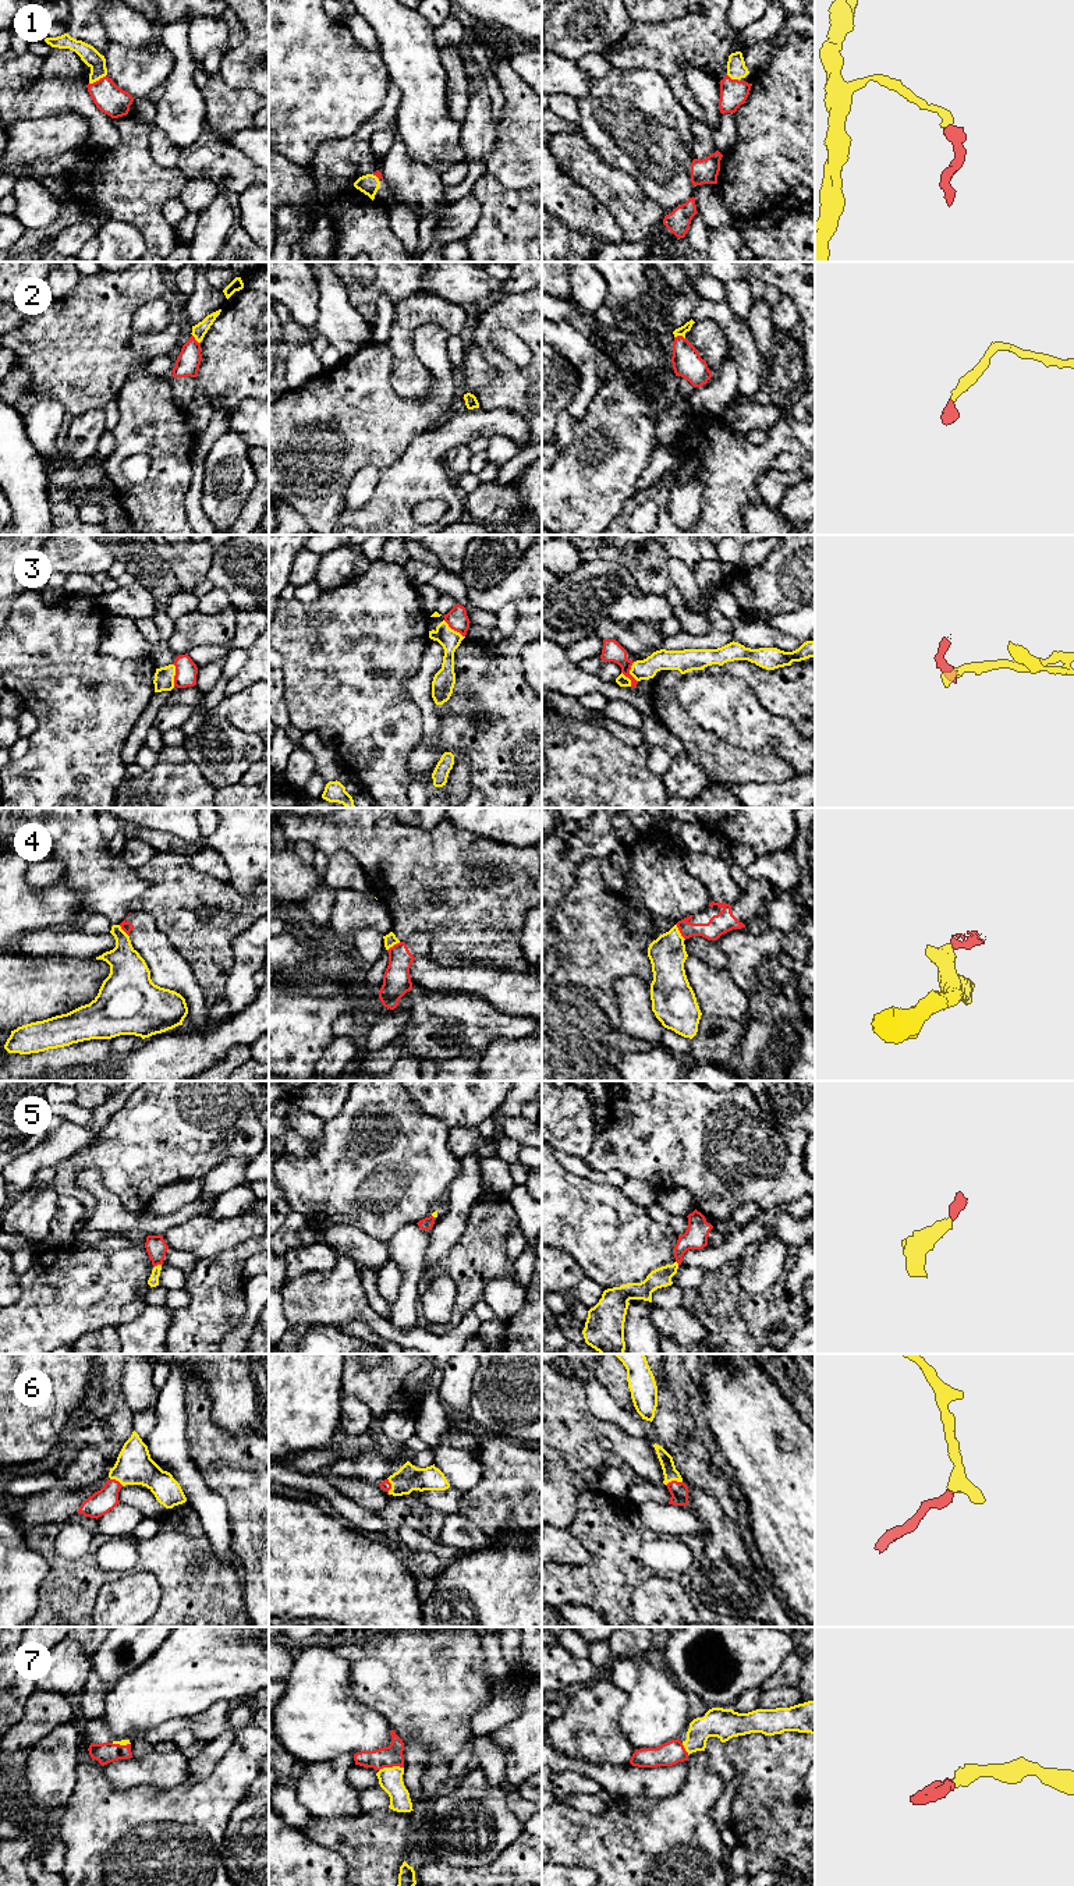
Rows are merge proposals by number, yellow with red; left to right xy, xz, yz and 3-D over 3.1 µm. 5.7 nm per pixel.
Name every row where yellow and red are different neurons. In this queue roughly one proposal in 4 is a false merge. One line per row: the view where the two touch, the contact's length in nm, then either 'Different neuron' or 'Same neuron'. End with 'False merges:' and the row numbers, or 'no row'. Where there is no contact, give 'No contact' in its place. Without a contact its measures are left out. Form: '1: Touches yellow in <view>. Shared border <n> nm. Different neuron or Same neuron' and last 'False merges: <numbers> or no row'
1: Touches yellow in xy. Shared border 110 nm. Same neuron
2: Touches yellow in yz. Shared border 70 nm. Same neuron
3: Touches yellow in xy. Shared border 140 nm. Different neuron
4: Touches yellow in yz. Shared border 110 nm. Different neuron
5: Touches yellow in xy. Shared border 40 nm. Same neuron
6: Touches yellow in yz. Shared border 100 nm. Same neuron
7: Touches yellow in xz. Shared border 150 nm. Same neuron
False merges: 3, 4

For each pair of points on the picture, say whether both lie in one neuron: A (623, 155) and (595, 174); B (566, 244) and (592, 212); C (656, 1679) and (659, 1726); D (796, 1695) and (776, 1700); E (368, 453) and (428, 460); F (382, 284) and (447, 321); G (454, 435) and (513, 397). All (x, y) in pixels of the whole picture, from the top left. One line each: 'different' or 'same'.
A: different
B: different
C: same
D: same
E: different
F: different
G: different

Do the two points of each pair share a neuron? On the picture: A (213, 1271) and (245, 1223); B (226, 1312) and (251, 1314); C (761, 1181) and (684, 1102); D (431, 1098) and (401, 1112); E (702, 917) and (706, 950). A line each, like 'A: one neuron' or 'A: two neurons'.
A: two neurons
B: two neurons
C: one neuron
D: two neurons
E: two neurons

